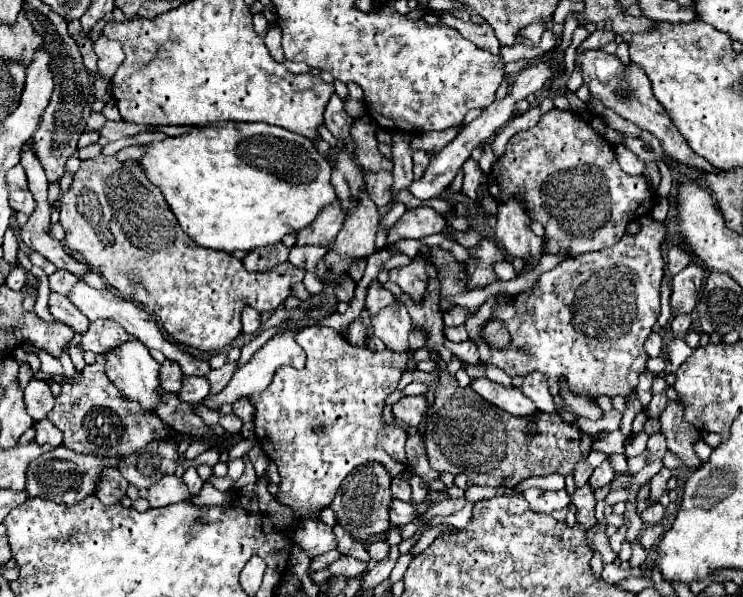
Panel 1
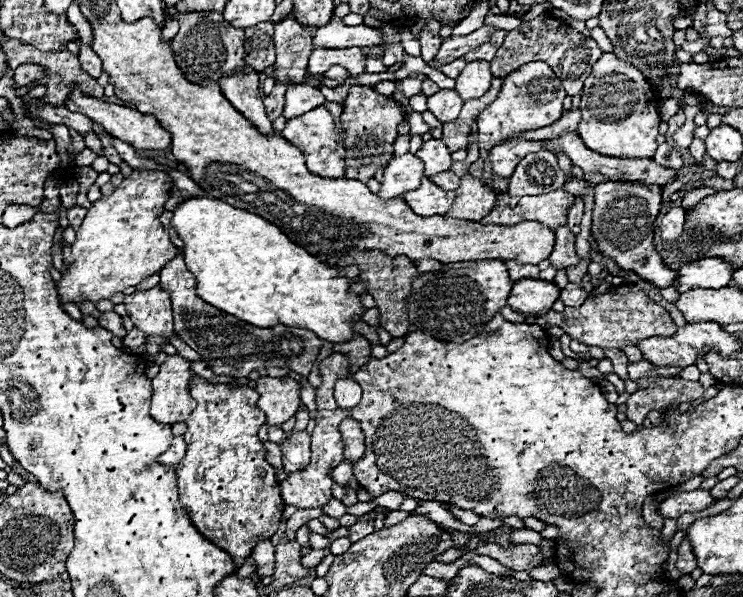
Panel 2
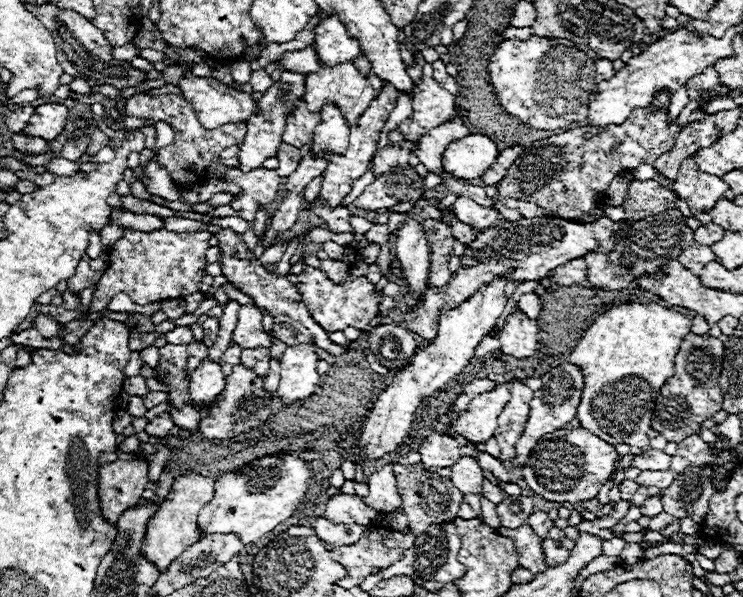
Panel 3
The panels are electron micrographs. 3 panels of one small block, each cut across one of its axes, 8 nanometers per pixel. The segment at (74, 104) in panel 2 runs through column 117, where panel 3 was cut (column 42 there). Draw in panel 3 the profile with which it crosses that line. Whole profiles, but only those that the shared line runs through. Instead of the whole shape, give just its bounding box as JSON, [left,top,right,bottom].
[22,104,68,140]

